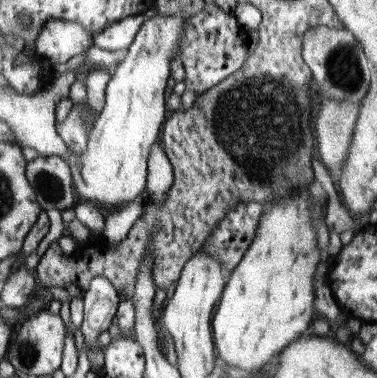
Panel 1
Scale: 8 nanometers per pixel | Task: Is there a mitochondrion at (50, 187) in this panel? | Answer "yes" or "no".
yes

